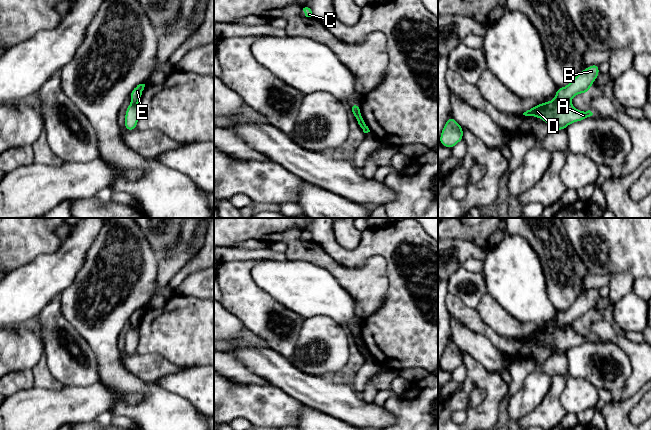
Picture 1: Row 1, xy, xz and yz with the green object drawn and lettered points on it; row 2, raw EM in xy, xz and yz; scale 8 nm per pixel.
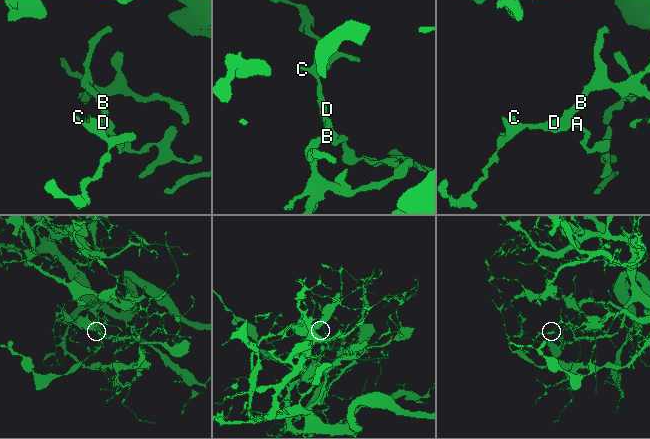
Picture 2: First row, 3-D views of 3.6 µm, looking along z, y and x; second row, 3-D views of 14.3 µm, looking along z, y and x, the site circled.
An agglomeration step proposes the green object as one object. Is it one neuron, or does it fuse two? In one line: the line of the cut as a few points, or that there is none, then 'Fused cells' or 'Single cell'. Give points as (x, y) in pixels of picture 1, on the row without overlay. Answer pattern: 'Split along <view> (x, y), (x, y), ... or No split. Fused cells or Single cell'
Split along yz (554, 323), (558, 326), (568, 326). Fused cells

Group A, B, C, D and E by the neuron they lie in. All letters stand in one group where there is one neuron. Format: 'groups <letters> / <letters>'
groups A C D / B E

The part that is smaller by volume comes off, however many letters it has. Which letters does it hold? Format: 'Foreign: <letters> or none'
Foreign: A, C, D

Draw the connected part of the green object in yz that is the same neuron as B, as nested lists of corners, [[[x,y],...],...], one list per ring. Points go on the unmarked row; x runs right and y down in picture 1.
[[[593,288],[587,291],[578,297],[566,311],[557,312],[554,324],[558,327],[569,326],[579,317],[587,318],[599,297],[599,289]]]

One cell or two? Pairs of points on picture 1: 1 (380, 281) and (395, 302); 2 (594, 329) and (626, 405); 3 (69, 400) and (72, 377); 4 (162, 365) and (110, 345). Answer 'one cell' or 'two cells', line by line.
1: two cells
2: two cells
3: two cells
4: two cells

